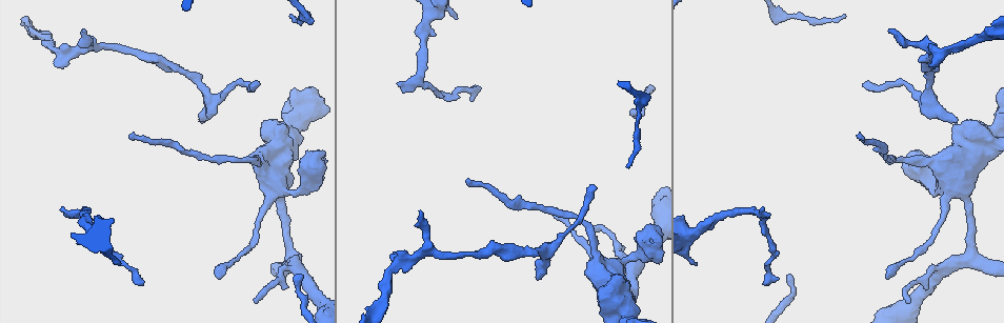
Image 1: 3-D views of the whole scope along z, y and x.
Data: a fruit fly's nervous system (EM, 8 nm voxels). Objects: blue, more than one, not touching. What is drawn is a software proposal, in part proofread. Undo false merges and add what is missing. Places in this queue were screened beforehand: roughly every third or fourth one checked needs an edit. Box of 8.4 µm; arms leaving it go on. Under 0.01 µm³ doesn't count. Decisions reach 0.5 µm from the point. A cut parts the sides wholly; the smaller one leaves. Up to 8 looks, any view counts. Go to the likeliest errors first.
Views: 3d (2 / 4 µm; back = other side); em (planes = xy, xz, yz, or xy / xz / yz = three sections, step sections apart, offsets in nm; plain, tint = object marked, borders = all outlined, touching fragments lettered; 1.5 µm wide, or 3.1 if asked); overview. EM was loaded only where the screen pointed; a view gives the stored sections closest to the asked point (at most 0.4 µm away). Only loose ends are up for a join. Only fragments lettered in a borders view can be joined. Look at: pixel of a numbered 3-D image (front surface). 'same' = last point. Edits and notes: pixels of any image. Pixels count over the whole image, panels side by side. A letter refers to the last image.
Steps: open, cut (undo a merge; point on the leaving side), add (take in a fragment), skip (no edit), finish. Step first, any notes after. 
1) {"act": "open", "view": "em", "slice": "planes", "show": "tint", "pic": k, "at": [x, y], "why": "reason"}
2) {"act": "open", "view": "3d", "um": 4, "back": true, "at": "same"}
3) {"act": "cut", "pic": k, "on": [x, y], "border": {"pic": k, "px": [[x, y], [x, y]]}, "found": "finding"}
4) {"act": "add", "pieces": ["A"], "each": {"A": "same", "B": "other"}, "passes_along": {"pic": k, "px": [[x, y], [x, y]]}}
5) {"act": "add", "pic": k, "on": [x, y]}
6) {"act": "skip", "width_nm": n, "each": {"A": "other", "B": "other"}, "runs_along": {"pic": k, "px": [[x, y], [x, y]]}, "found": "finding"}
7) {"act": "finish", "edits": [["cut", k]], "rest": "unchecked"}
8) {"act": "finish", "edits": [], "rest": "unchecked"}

{"act": "open", "view": "em", "slice": "xy", "step": 4, "show": "tint", "pic": 1, "at": [132, 134], "why": "long arm stops here"}

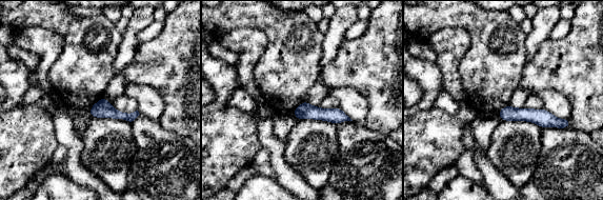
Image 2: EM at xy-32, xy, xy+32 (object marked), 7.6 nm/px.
{"act": "open", "view": "em", "slice": "xy", "step": 4, "show": "borders", "at": "same"}

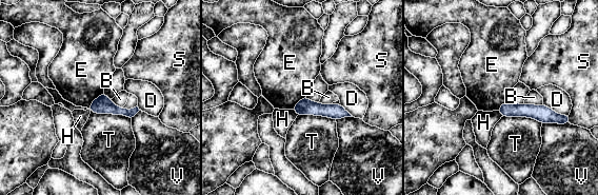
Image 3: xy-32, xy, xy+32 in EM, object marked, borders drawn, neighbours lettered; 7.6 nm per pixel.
{"act": "skip", "longest_contact_nm": ["T", 320], "each": {"B": "other", "D": "other", "E": "other", "H": "other", "S": "other", "T": "other", "V": "other"}, "runs_along": {"pic": 3, "px": [[501, 110], [563, 117]]}, "found": "none of them fits"}

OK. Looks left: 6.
{"act": "open", "view": "3d", "um": 4, "pic": 1, "at": [398, 82], "why": "an open end"}

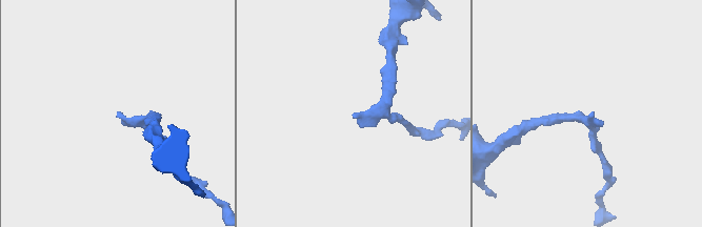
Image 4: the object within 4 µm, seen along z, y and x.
{"act": "open", "view": "em", "slice": "xz", "step": 8, "show": "tint", "pic": 4, "at": [354, 117]}

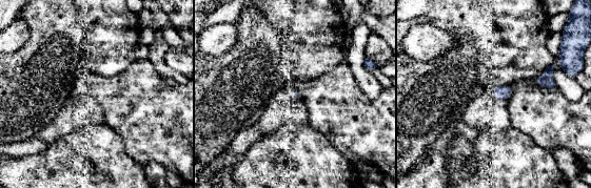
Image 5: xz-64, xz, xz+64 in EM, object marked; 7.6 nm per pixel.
{"act": "open", "view": "em", "slice": "planes", "show": "borders", "at": "same"}

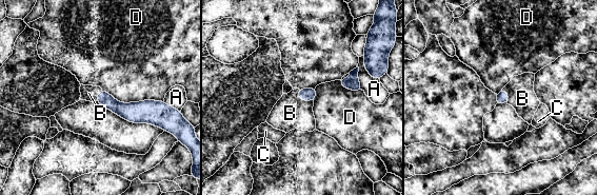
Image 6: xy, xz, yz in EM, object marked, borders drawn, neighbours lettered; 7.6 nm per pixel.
{"act": "add", "pic": 6, "on": [290, 113], "width_nm": 100, "each": {"A": "other", "B": "same", "C": "other", "D": "other"}, "found": "it goes on there"}

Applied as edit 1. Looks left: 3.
{"act": "open", "view": "em", "slice": "xy", "step": 8, "show": "tint", "pic": 1, "at": [536, 279], "why": "branch stops here"}

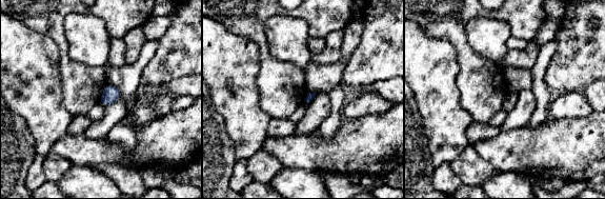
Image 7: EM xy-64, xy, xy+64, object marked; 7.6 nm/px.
{"act": "open", "view": "em", "slice": "planes", "show": "borders", "at": "same", "why": "another direction"}

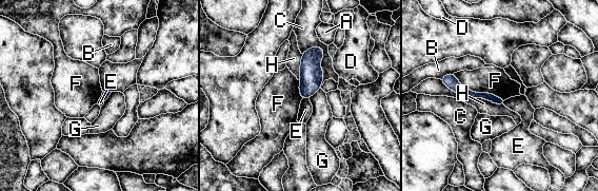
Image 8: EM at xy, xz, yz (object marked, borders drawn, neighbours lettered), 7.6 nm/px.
{"act": "skip", "each": {"A": "other", "B": "other", "C": "other", "D": "other", "E": "other", "F": "other", "G": "other", "H": "other"}, "runs_along": {"pic": 8, "px": [[444, 79], [469, 94], [498, 100]]}, "found": "none of them fits"}

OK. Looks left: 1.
{"act": "finish", "edits": [["add", 6]], "rest": "unchecked"}

